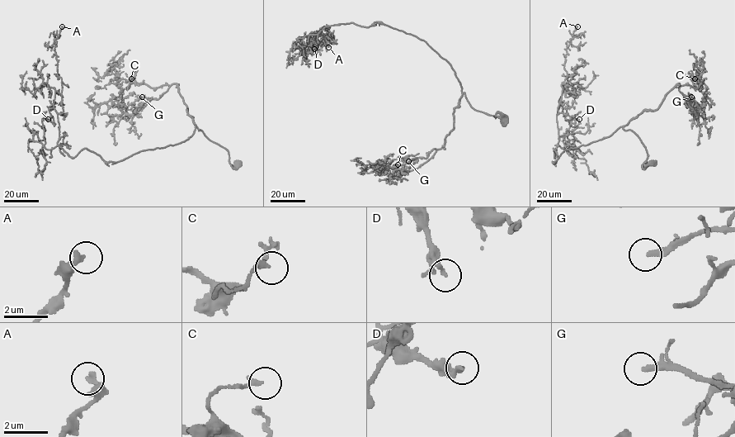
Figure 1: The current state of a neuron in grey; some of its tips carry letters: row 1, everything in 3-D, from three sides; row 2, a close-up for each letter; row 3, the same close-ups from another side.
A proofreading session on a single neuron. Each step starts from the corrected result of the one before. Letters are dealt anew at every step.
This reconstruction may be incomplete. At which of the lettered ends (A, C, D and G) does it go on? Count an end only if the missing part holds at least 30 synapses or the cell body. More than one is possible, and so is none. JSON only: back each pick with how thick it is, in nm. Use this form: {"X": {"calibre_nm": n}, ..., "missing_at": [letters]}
{"G": {"calibre_nm": 190}, "missing_at": ["G"]}

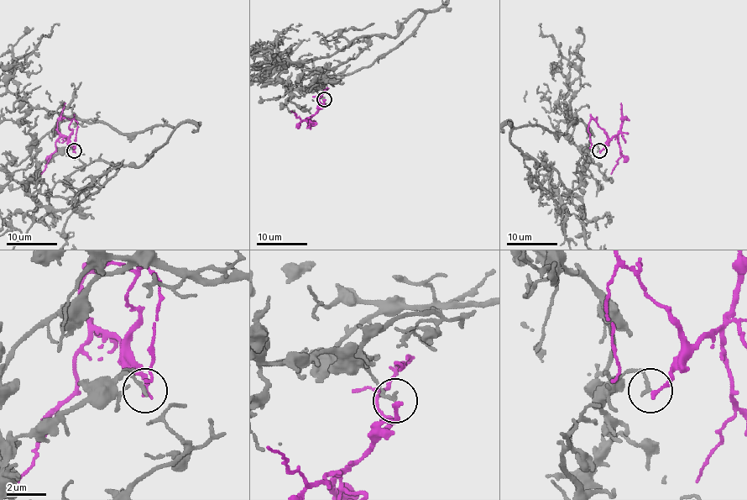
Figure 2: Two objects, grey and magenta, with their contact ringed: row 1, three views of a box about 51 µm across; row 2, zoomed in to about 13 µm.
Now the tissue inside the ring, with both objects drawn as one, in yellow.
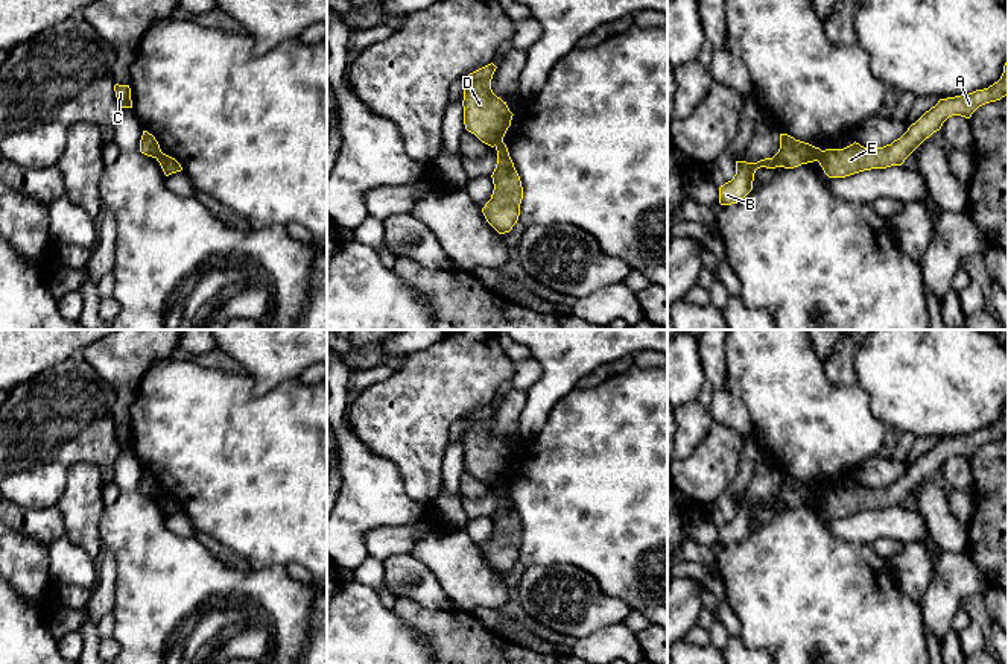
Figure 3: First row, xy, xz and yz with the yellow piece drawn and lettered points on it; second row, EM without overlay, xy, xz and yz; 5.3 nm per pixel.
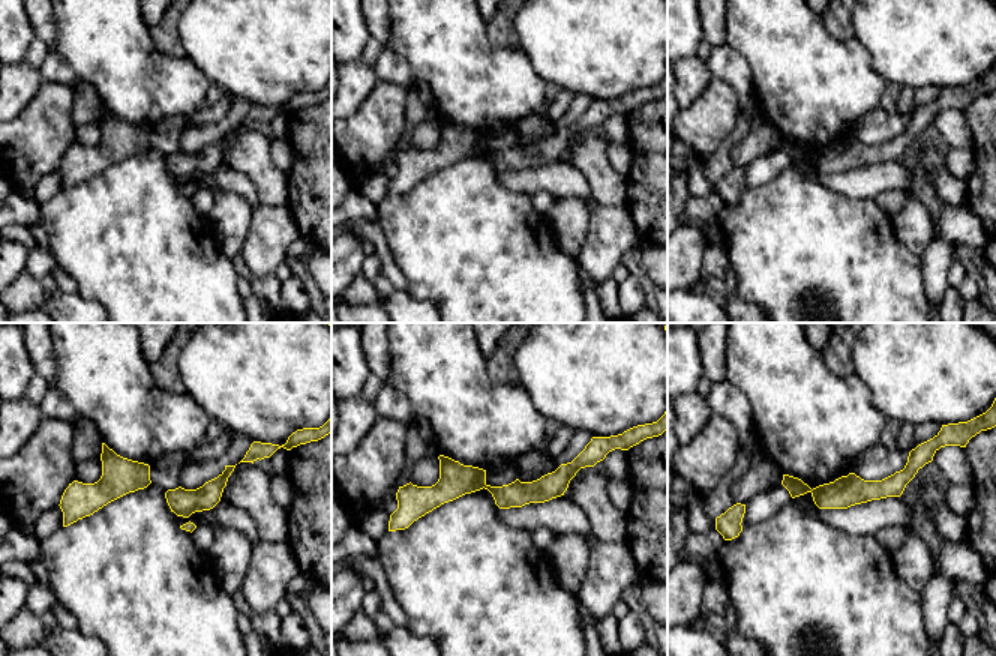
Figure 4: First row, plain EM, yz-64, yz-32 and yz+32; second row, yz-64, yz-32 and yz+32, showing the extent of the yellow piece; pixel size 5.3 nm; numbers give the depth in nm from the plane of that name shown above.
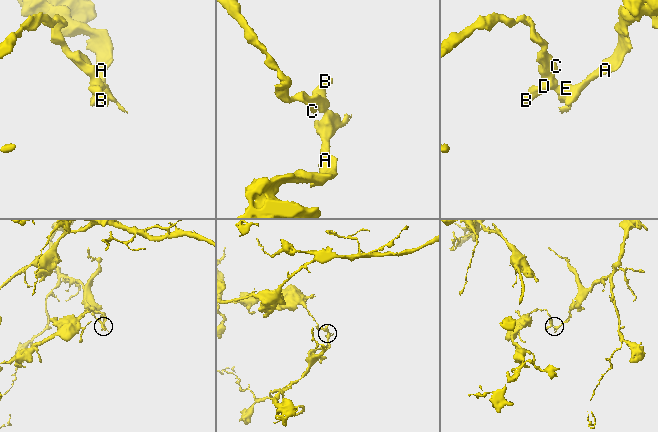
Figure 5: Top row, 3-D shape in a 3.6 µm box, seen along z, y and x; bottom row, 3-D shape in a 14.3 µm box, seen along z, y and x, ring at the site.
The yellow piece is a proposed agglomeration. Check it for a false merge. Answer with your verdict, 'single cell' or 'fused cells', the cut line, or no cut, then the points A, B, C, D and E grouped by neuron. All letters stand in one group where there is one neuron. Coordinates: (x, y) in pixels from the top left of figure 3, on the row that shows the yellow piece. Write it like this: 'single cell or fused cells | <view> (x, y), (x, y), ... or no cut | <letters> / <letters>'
fused cells | yz (821, 151), (815, 160) | A E / B C D

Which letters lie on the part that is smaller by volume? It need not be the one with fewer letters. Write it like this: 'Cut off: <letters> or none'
Cut off: A, E

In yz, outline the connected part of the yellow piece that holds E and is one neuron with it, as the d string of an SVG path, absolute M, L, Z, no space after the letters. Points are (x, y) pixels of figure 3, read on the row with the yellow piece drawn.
M1008 58L997 82L968 94L940 99L908 131L891 144L868 149L853 143L844 149L821 150L816 161L829 178L845 178L864 170L902 166L905 160L952 115L970 119L982 105L1000 100L1008 94Z

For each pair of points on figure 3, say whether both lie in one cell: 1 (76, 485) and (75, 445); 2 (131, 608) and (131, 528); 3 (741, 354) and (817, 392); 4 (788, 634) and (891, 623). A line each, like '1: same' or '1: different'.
1: different
2: same
3: same
4: same

